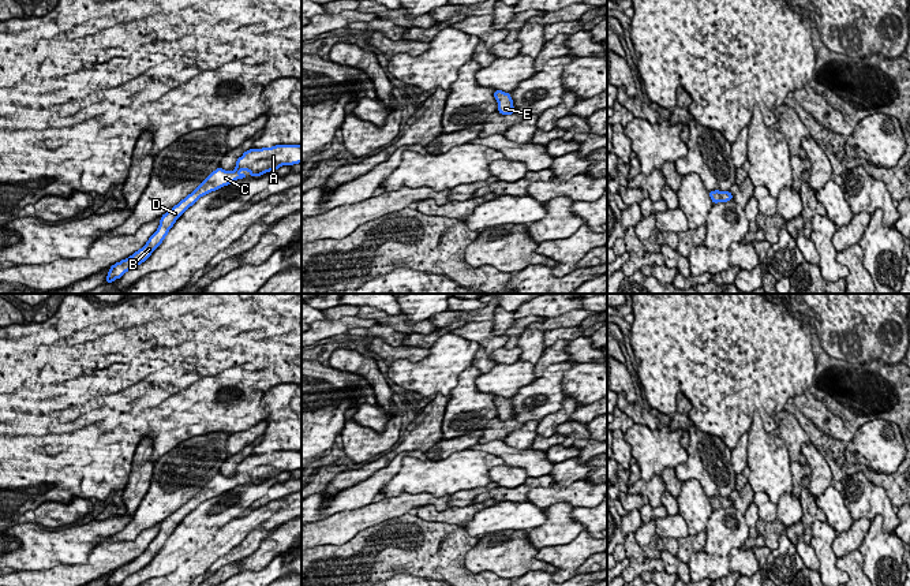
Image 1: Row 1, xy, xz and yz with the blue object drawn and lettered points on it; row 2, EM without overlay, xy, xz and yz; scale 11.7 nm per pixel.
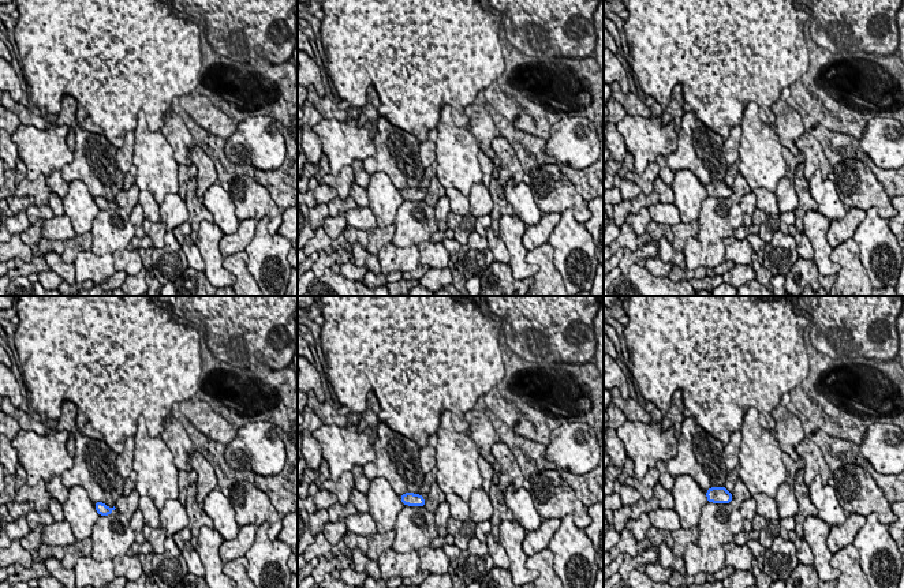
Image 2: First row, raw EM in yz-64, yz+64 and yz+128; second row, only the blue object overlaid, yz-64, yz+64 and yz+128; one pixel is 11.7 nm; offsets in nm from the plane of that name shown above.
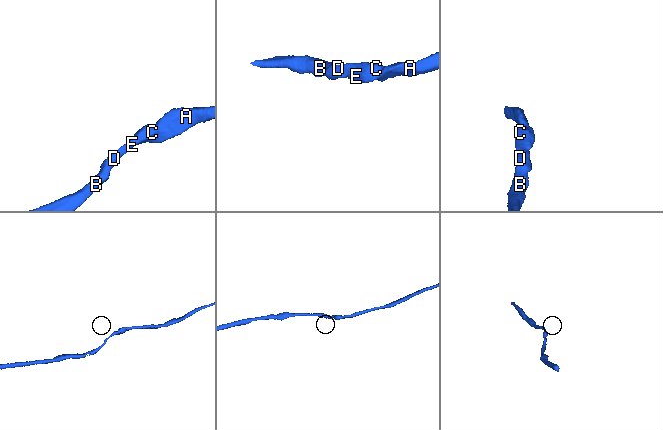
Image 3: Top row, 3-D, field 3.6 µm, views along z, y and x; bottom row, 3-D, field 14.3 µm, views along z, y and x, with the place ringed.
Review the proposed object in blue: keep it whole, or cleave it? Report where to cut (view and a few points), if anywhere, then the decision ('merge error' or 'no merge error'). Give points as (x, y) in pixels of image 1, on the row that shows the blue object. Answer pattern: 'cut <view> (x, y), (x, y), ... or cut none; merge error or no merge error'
cut none; no merge error

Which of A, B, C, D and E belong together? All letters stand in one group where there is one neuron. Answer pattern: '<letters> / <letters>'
A B C D E

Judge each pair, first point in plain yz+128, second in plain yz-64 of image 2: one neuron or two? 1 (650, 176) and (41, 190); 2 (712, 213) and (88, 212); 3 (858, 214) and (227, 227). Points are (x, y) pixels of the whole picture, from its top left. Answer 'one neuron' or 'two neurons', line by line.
1: one neuron
2: two neurons
3: two neurons

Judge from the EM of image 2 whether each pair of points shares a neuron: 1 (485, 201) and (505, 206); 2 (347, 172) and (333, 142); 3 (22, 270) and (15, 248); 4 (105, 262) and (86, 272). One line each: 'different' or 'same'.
1: different
2: different
3: different
4: same

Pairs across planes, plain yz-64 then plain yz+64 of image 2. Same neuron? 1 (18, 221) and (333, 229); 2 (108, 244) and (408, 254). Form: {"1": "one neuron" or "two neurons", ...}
{"1": "two neurons", "2": "two neurons"}

